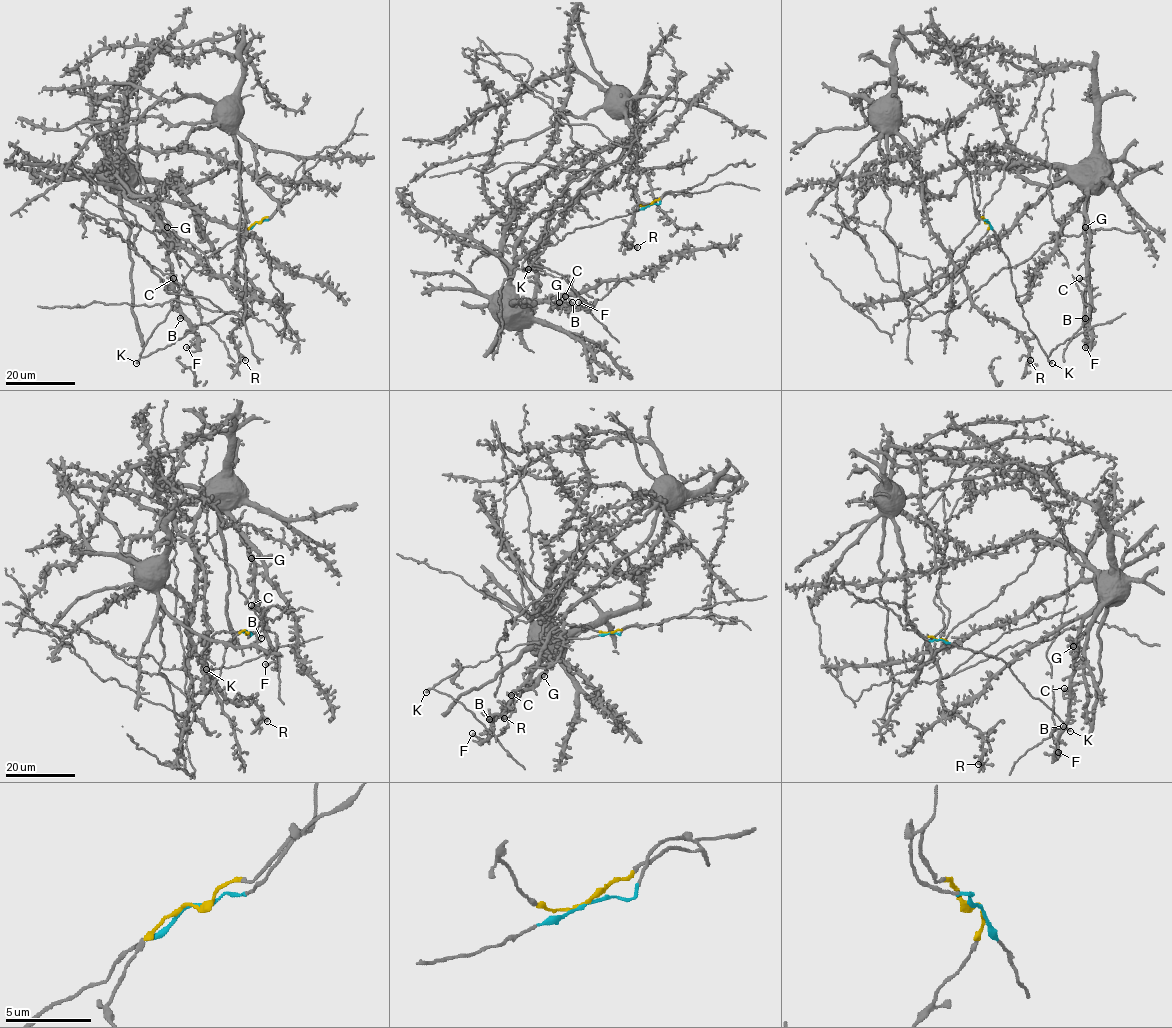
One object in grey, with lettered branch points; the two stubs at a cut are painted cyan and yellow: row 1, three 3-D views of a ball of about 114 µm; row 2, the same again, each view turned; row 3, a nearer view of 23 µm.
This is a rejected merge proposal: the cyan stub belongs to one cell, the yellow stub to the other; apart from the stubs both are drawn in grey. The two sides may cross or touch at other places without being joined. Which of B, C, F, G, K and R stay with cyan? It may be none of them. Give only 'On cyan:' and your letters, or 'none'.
On cyan: B, C, F, G, K

